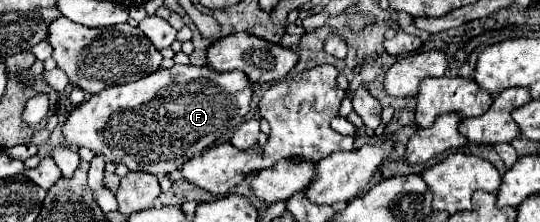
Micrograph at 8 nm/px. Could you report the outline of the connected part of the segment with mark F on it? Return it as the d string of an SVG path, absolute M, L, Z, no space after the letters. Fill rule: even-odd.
M173 65L171 69L157 69L155 73L135 83L111 85L105 87L101 93L91 95L91 99L71 109L63 125L63 137L71 149L87 147L95 155L105 157L105 161L125 165L129 171L145 171L163 177L175 169L181 169L185 161L189 161L209 145L227 139L245 121L251 95L251 83L241 71L217 73L209 67Z

